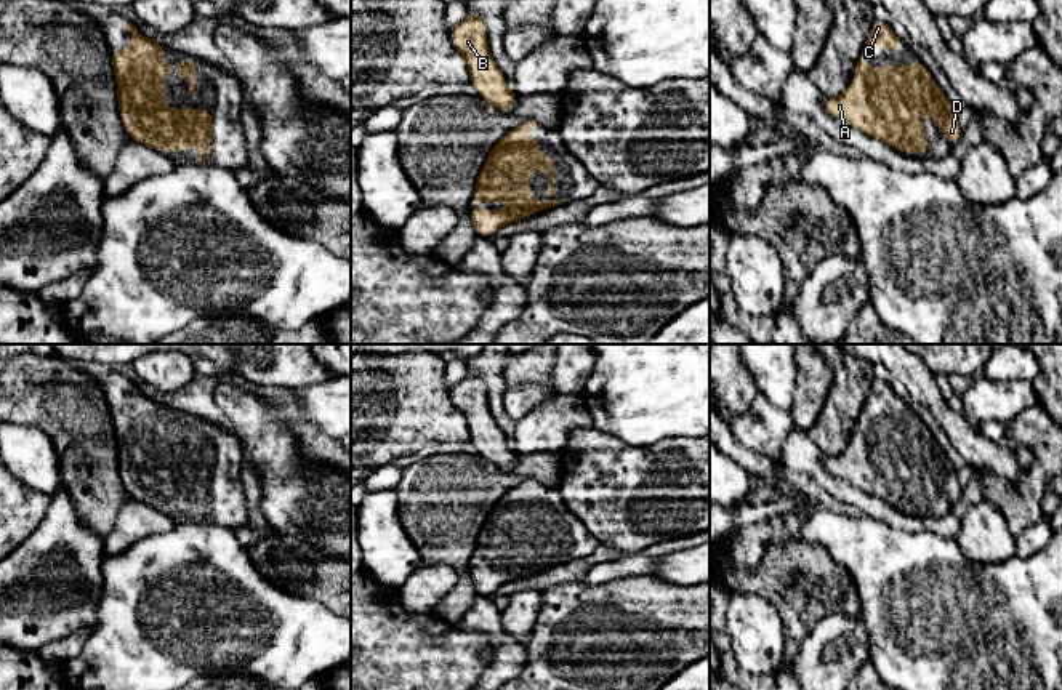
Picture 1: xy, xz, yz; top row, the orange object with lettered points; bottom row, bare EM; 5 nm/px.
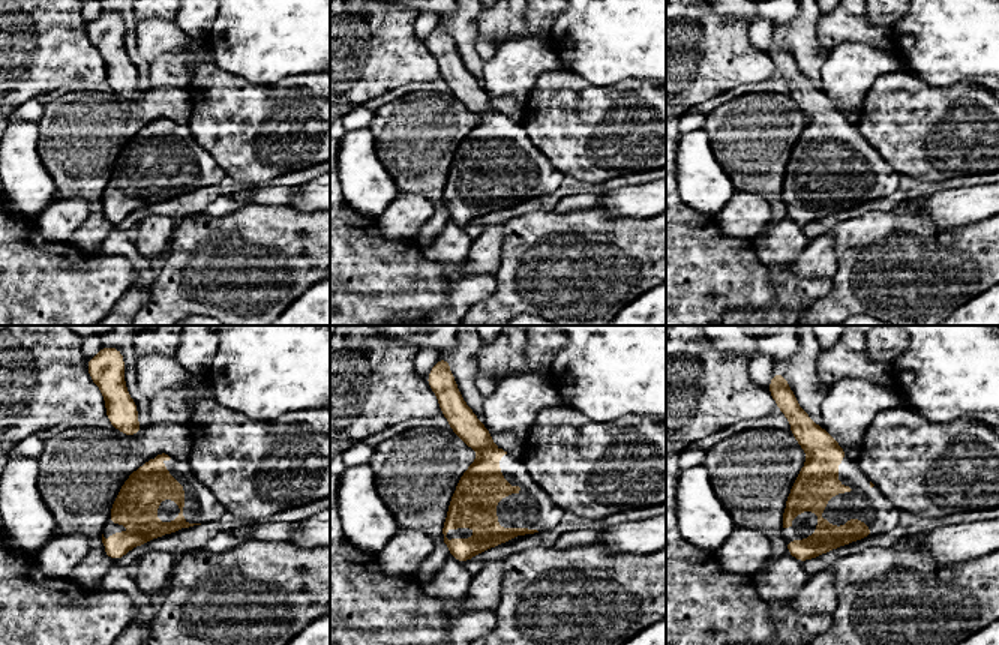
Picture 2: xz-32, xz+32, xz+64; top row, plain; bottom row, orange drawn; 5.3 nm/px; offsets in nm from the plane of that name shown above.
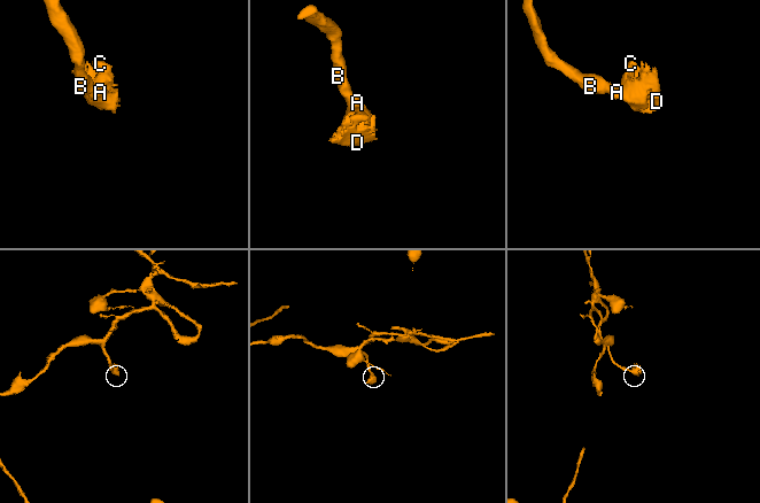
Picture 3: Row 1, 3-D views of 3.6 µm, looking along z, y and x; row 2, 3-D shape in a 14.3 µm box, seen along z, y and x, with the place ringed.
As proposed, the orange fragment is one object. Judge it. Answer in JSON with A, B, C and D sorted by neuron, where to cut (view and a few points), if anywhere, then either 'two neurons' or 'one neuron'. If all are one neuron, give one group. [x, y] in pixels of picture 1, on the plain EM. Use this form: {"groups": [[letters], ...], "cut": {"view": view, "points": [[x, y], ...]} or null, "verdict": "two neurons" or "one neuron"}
{"groups": [["A", "B", "C", "D"]], "cut": null, "verdict": "one neuron"}

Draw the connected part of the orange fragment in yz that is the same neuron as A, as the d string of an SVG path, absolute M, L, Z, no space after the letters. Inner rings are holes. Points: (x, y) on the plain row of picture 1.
M873 378L871 391L863 397L863 411L852 432L860 440L851 440L836 456L825 456L825 469L895 509L918 515L929 509L923 487L923 471L927 469L934 474L939 490L955 504L963 488L951 461L935 442L929 426L916 421L903 423L899 429L892 423L883 423L879 429L868 427L870 410L894 410L902 403L903 399L887 381ZM910 435L923 437L926 447L921 448L915 442L908 448Z

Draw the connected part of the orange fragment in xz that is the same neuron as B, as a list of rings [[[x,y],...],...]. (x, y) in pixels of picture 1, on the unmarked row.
[[[469,370],[452,389],[450,399],[465,415],[469,440],[476,445],[477,455],[500,471],[513,471],[517,453],[508,448],[506,437],[490,413],[484,376]]]

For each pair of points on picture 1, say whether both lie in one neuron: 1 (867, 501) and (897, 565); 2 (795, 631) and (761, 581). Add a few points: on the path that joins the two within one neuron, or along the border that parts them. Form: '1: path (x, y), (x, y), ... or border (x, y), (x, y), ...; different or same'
1: border (862, 516), (912, 532); different
2: path (795, 618), (795, 613), (774, 593); same

